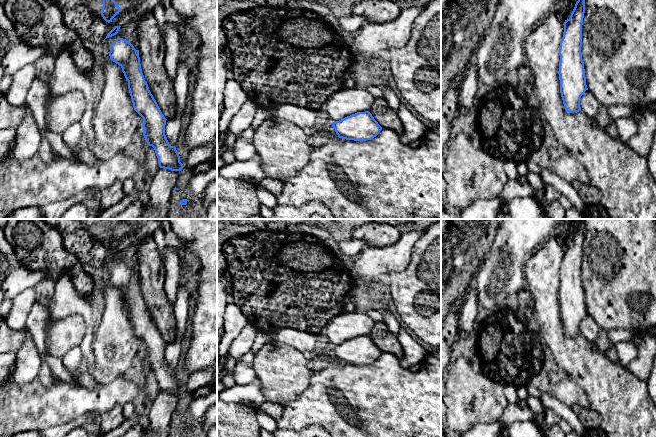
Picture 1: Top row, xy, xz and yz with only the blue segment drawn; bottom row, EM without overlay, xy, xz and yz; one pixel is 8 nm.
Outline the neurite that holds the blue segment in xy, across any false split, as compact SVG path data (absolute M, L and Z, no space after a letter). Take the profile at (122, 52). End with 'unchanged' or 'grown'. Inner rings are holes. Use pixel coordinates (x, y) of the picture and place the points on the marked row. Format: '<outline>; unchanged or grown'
M117 38L110 45L110 59L122 68L128 81L128 89L134 110L143 118L143 136L155 150L159 167L181 171L183 164L175 146L171 146L165 135L166 118L151 94L142 73L139 50L126 39Z; unchanged

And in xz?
M369 111L357 112L331 124L339 138L354 141L371 140L382 130Z; unchanged

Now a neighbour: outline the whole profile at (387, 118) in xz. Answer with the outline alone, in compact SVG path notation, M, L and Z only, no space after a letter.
M383 97L375 98L369 112L382 128L388 128L399 136L403 134L404 128L397 112L389 107Z

